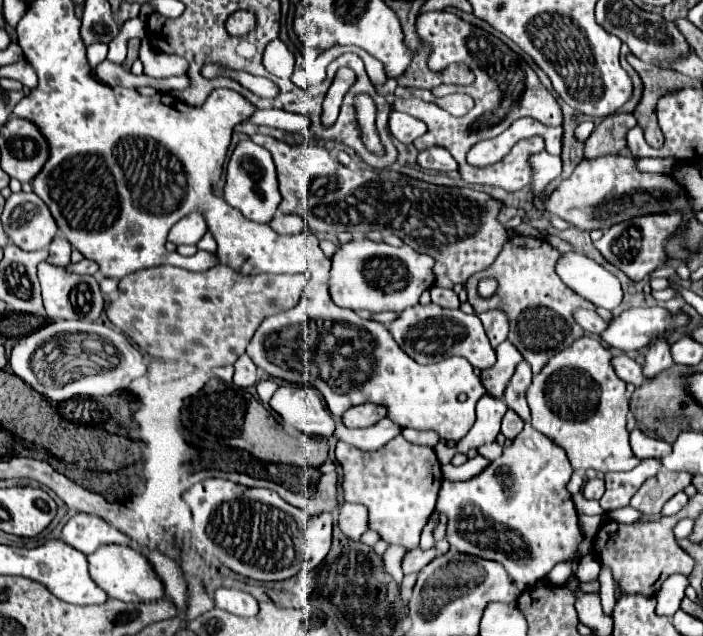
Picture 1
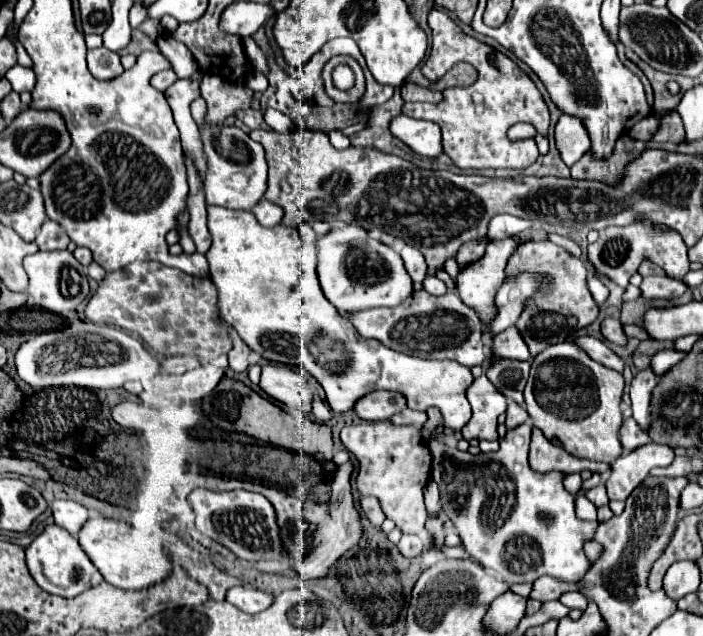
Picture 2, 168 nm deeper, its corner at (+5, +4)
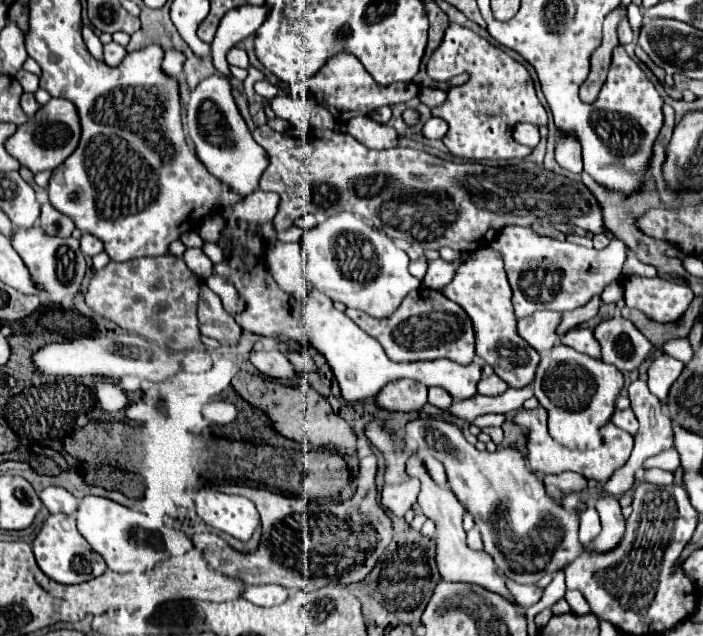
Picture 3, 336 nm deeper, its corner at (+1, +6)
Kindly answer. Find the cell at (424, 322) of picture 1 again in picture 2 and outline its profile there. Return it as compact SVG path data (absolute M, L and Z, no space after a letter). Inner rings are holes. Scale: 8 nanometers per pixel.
M425 291L409 295L397 307L377 307L369 311L353 313L349 319L361 337L377 339L385 347L421 357L421 359L453 359L465 367L483 365L483 323L477 311L465 305L455 293L445 293L441 297L433 297Z

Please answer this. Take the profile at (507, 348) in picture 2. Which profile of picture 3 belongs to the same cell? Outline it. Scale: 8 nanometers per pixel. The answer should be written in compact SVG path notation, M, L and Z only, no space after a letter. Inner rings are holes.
M537 311L525 319L519 319L521 337L539 351L539 355L549 355L553 343L559 341L557 327L561 323L561 313L557 311Z

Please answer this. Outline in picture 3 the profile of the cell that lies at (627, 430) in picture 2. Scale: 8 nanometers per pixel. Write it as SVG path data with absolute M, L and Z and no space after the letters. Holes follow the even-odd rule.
M631 409L615 411L615 413L611 415L611 423L615 423L615 425L617 425L619 429L623 429L623 431L629 431L631 435L637 433L637 419L635 419L635 415L633 415Z

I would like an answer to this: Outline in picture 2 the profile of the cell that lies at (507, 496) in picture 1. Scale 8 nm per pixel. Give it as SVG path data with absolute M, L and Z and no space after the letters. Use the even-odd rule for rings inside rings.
M523 423L515 429L509 429L505 439L501 439L501 447L495 453L479 453L469 455L459 449L451 449L437 439L429 441L433 453L433 479L439 485L443 513L453 521L457 535L461 537L463 549L481 563L489 573L503 579L505 583L533 583L543 575L551 575L555 579L567 583L579 583L581 577L591 567L589 559L583 553L583 545L595 539L597 521L583 521L575 515L575 497L565 491L561 471L537 473L529 467L527 451L529 451L531 425Z

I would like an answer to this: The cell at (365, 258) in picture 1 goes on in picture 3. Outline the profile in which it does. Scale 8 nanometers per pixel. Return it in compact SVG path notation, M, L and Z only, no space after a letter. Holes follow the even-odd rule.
M339 213L315 225L301 237L307 277L313 287L333 301L363 309L371 317L389 317L409 291L419 289L419 281L407 271L409 257L387 235L369 227L351 213Z

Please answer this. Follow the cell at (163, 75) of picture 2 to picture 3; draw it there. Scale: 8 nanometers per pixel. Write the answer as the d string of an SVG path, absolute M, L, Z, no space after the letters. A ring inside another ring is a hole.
M169 49L163 59L163 71L171 77L179 77L183 73L183 63L185 63L185 55L177 49Z

